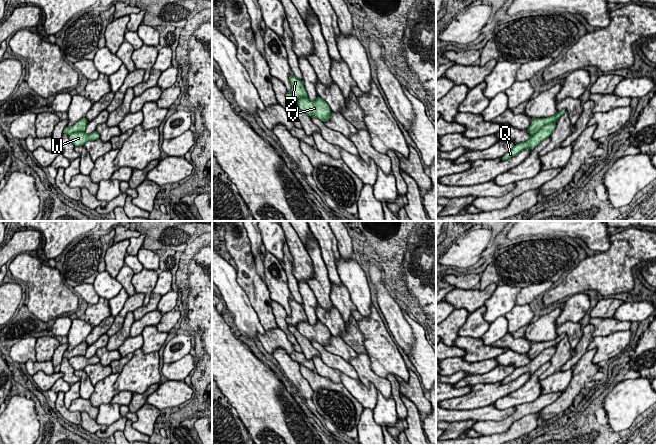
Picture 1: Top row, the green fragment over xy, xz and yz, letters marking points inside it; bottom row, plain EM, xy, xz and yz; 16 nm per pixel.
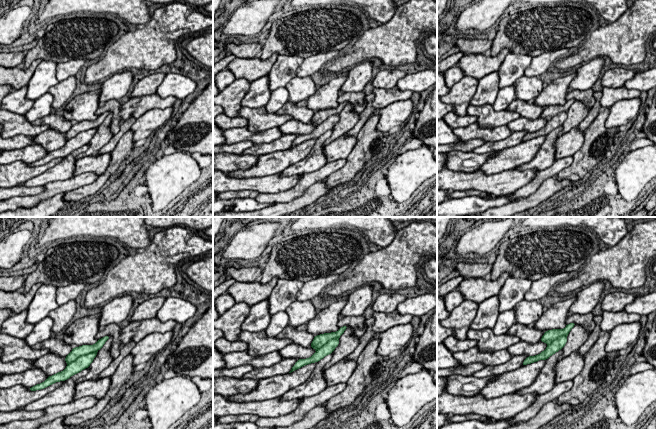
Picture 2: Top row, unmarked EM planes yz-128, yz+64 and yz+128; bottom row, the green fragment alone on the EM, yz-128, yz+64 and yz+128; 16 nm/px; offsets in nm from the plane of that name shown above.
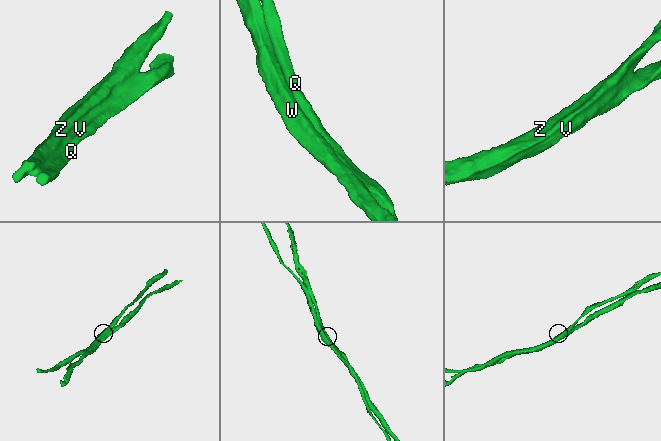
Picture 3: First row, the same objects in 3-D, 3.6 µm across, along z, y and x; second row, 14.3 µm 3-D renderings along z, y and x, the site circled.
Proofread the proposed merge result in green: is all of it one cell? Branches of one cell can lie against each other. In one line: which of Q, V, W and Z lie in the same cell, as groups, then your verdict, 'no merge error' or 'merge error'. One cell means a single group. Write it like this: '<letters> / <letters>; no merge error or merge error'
Q V W / Z; merge error

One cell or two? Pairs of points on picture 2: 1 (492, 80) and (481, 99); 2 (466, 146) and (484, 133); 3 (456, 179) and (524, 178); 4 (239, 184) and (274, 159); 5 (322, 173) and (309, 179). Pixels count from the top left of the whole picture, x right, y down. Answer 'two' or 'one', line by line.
1: one
2: two
3: one
4: two
5: one

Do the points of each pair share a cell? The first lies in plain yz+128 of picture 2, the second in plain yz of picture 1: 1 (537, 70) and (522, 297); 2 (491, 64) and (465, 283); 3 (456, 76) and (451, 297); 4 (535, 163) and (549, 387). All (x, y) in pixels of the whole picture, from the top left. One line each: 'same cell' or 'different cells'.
1: same cell
2: different cells
3: different cells
4: different cells

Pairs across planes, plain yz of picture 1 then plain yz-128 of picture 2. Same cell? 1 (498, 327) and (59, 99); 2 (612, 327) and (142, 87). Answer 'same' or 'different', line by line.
1: different
2: different

